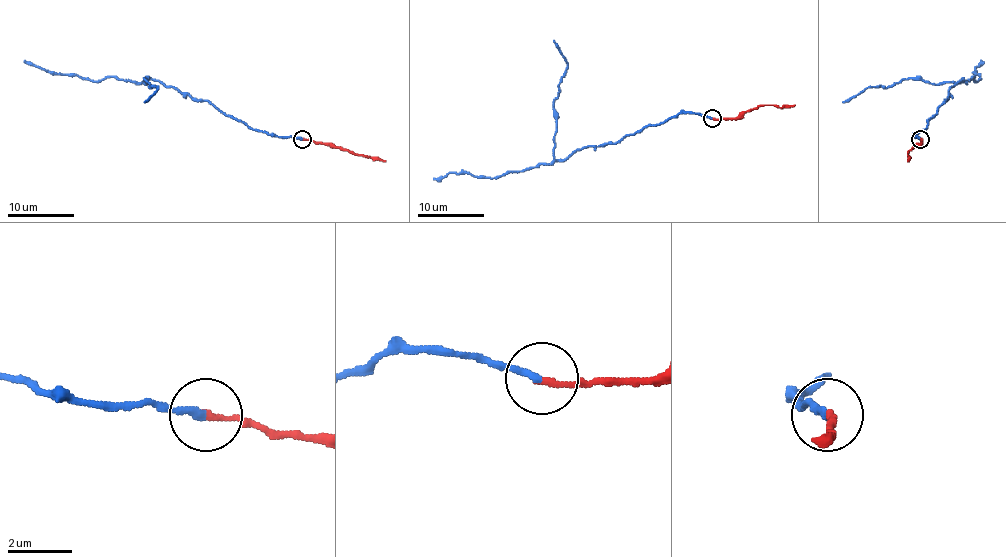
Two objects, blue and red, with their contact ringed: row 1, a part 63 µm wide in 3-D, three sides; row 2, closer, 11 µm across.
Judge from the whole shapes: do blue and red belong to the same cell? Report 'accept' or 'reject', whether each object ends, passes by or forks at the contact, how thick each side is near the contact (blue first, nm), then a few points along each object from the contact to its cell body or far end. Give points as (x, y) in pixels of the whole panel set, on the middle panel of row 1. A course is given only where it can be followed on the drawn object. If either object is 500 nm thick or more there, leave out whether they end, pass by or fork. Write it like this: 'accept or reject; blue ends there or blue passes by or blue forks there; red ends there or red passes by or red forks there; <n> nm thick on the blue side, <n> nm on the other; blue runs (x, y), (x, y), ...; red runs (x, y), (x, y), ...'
accept; blue ends there; red ends there; 200 nm thick on the blue side, 220 nm on the other; blue runs (711, 118), (680, 113), (617, 143), (584, 147), (521, 171), (493, 178), (448, 173), (433, 180); red runs (711, 118), (738, 118), (761, 105), (794, 105)

